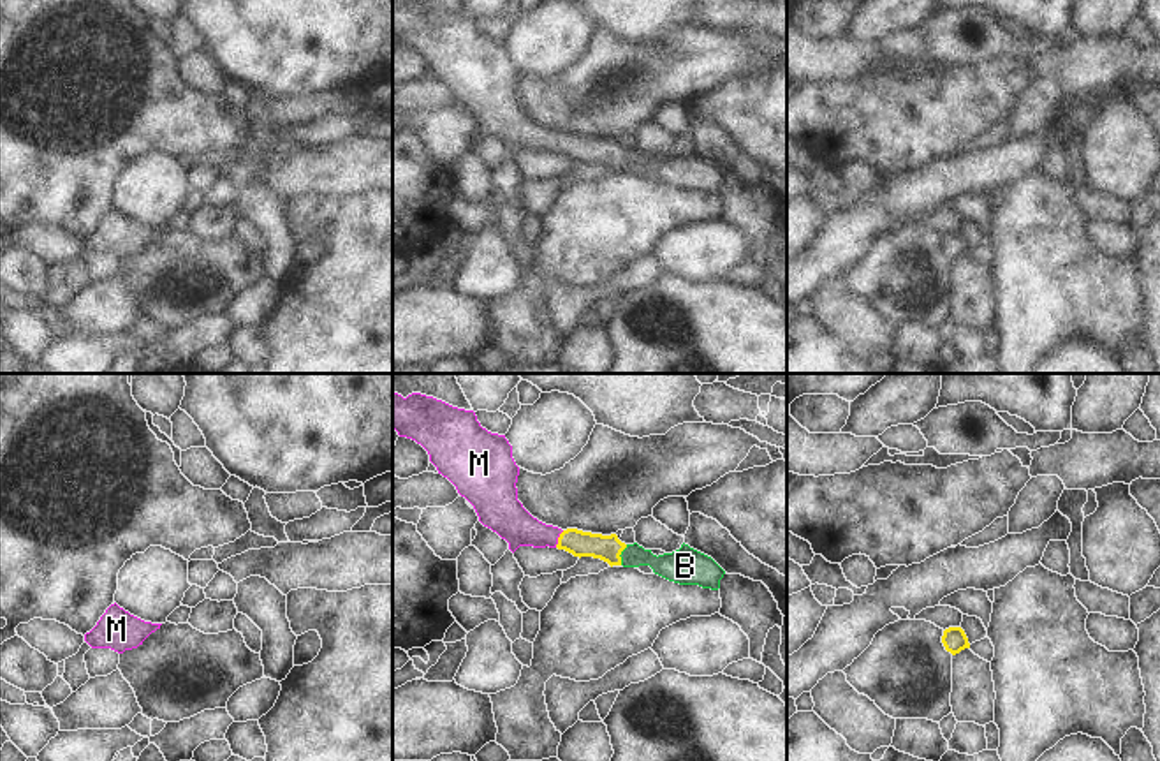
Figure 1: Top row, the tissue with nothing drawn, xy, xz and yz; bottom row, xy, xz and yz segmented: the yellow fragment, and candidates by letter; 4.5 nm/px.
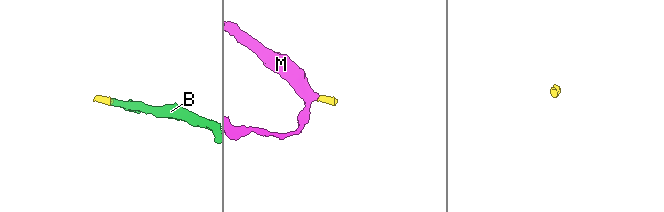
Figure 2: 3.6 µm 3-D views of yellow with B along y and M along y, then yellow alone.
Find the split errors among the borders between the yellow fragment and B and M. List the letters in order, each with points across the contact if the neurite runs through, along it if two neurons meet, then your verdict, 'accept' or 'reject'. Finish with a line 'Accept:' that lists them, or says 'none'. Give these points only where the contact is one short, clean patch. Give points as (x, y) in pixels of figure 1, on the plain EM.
B: way xz (608, 154), (620, 159), (673, 171); accept
M: way xz (608, 154), (558, 145), (523, 136), (509, 124); accept
Accept: B, M

